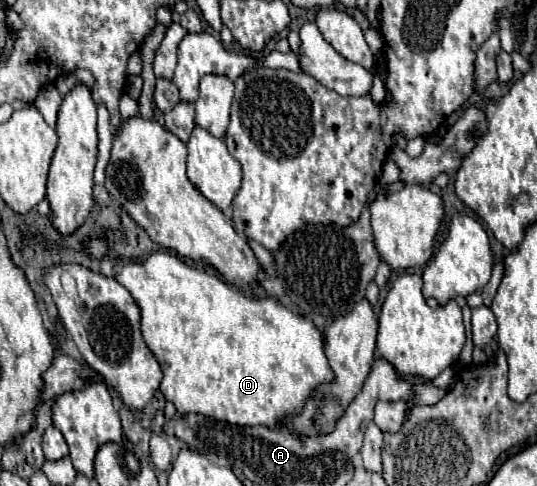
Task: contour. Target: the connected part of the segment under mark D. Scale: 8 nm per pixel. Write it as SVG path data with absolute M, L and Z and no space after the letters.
M153 253L145 261L127 263L117 273L115 279L133 295L133 299L141 307L141 331L143 331L143 339L145 339L147 347L155 353L155 357L157 357L157 361L159 361L159 365L163 369L163 381L161 381L159 389L161 389L161 393L165 395L167 401L175 403L179 413L201 413L201 415L207 415L211 419L225 421L225 423L231 423L231 425L267 425L267 427L277 427L281 423L283 425L291 423L291 419L295 415L299 415L299 411L303 411L303 407L305 407L307 399L311 399L313 391L319 385L333 381L333 373L331 373L331 367L329 367L327 357L325 357L325 335L315 327L315 323L311 319L293 313L291 309L287 309L285 305L281 305L273 297L251 299L241 289L225 283L215 273L207 273L205 269L191 267L185 261L181 261L177 255L173 255L173 253Z

